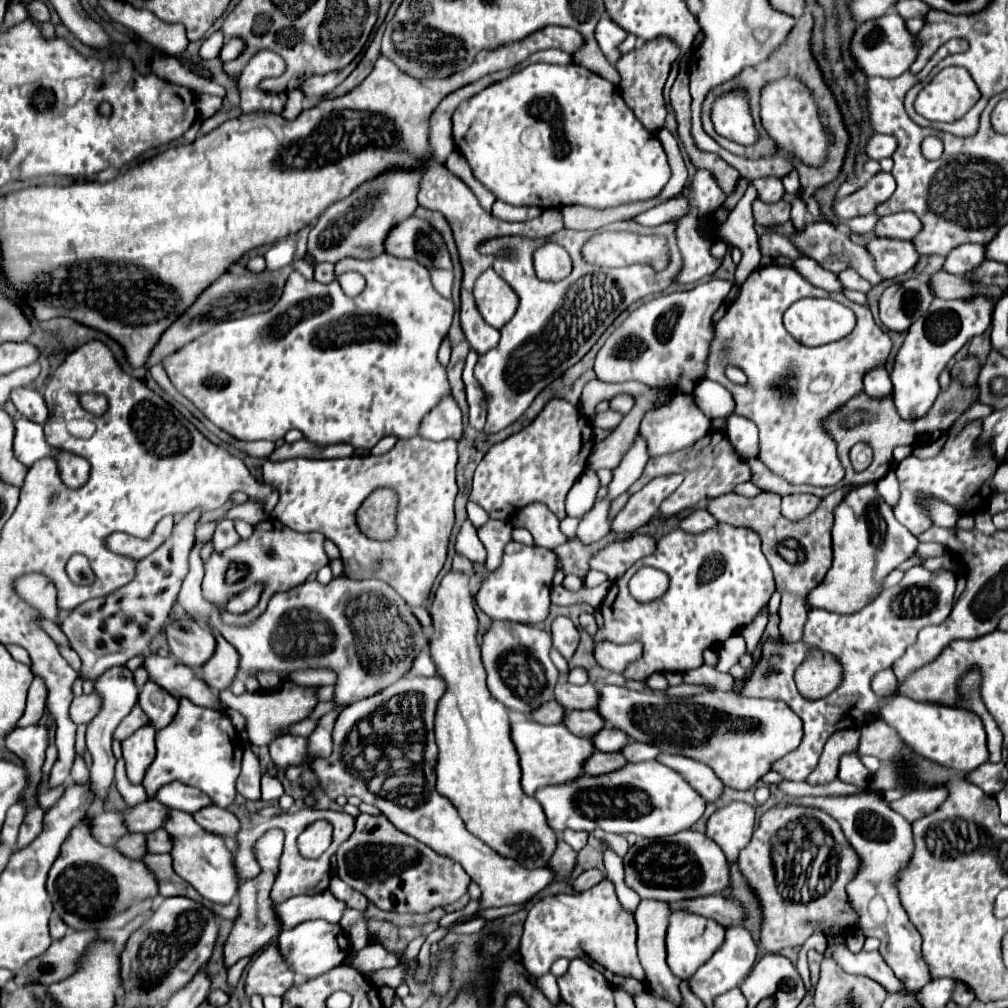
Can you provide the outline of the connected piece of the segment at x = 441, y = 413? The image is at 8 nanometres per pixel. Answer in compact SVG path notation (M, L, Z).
M452 397L442 399L442 405L436 409L432 409L422 425L420 425L420 433L426 439L432 441L446 441L446 439L454 439L458 441L462 437L464 429L462 429L462 413L456 405L456 401Z

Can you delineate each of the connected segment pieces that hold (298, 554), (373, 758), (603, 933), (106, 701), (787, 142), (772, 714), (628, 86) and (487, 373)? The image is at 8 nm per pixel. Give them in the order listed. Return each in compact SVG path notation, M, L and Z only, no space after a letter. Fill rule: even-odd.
M266 519L254 527L254 533L250 539L240 541L236 547L222 551L222 553L212 553L206 563L204 563L204 581L202 581L202 595L204 599L224 605L232 595L240 593L242 589L254 585L254 583L264 583L266 589L258 601L258 605L244 613L244 615L232 615L228 611L222 613L226 623L232 625L248 625L250 619L254 621L258 615L266 611L266 605L274 593L280 591L290 591L292 587L300 585L306 581L310 573L316 573L320 567L328 565L328 555L324 551L324 541L326 537L322 533L298 533L290 531L284 523L278 523L276 519Z
M402 677L398 683L392 683L374 697L348 705L336 719L332 755L328 759L316 757L312 761L312 771L320 789L330 799L356 795L364 803L376 805L400 831L422 841L438 855L446 855L448 859L462 863L470 879L482 889L480 911L490 907L522 905L550 885L556 871L548 865L528 871L514 863L514 859L498 855L468 833L454 805L438 795L434 775L434 767L438 763L434 713L444 687L446 685L440 677Z
M602 881L590 891L560 893L540 899L528 913L524 933L520 939L520 955L526 971L534 977L542 977L550 971L550 965L560 959L586 959L590 967L598 969L612 987L626 991L628 995L652 993L648 987L644 969L636 955L636 923L634 913L624 909L614 893L612 881Z
M124 665L120 667L110 667L106 673L102 673L98 679L96 679L96 693L100 693L102 697L102 709L100 713L94 717L94 721L90 721L88 725L88 731L86 731L86 743L88 743L88 751L92 755L92 769L90 769L90 775L92 775L92 793L94 797L104 803L106 797L108 797L108 791L110 791L110 785L114 781L114 765L116 765L116 757L112 753L112 733L114 733L114 727L118 727L118 723L124 719L124 715L128 715L128 711L136 705L138 701L138 687L132 679L132 671Z
M780 77L762 87L762 91L760 91L760 121L776 145L776 151L768 157L746 159L746 157L732 155L730 151L722 149L706 131L700 133L700 149L720 155L728 165L738 169L740 177L750 179L750 181L760 179L760 177L784 177L790 171L794 171L796 159L810 167L822 167L826 163L828 139L826 139L826 131L820 123L818 105L816 105L812 91L798 77Z
M606 685L600 691L598 711L608 725L626 731L632 741L656 745L662 753L668 755L686 755L694 761L700 761L708 765L724 781L724 785L740 791L754 787L760 777L772 771L772 763L778 761L778 757L784 757L788 751L796 749L802 739L802 721L798 715L794 715L794 711L790 711L786 703L774 699L744 697L740 691L710 691L692 697L666 697L660 693L630 691L626 687Z
M656 37L652 41L646 41L640 49L634 49L630 53L624 53L622 59L616 63L616 69L622 77L620 93L628 107L636 113L636 117L648 127L648 129L662 129L666 119L666 103L662 97L664 83L668 79L672 63L680 57L680 47L674 45L670 37Z
M664 223L662 235L670 239L670 249L674 249L674 259L664 271L654 271L646 265L630 265L622 269L604 269L594 267L582 259L584 243L600 233L600 231L572 231L562 229L548 239L526 239L520 235L514 237L498 237L494 239L494 247L512 247L514 255L506 259L496 259L492 269L516 291L520 305L514 317L500 329L500 341L494 349L478 357L474 367L474 375L482 383L482 387L490 395L488 403L488 419L486 433L498 433L514 423L534 401L534 397L548 387L554 379L558 379L566 369L578 363L592 345L600 339L600 335L612 325L612 321L628 309L634 301L662 293L674 283L674 275L678 275L678 267L682 267L682 253L676 245L674 223ZM544 243L560 243L574 261L574 271L556 283L540 281L534 273L534 251Z

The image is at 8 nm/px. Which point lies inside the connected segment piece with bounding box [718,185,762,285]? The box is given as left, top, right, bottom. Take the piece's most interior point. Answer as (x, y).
(739, 227)

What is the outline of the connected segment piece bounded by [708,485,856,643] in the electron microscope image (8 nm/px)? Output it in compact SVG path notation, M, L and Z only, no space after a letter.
M844 485L844 487L836 489L834 493L830 493L828 497L822 499L822 505L812 515L808 515L802 521L788 521L786 517L782 517L782 513L780 513L780 495L778 493L760 493L754 499L730 493L730 495L722 495L718 499L712 499L708 503L708 511L718 519L718 523L728 523L732 527L748 527L748 529L752 529L752 531L756 531L760 535L760 539L762 539L762 551L764 551L764 555L766 555L766 559L768 559L768 563L770 563L770 567L774 571L776 589L782 595L782 605L780 605L780 635L782 635L782 641L786 641L786 643L796 643L802 637L806 615L810 611L810 605L806 603L806 595L826 575L826 571L822 569L822 559L820 559L822 557L822 547L826 547L826 567L830 567L830 563L832 563L832 537L830 537L830 531L832 531L832 525L834 525L834 507L854 487L856 485Z

